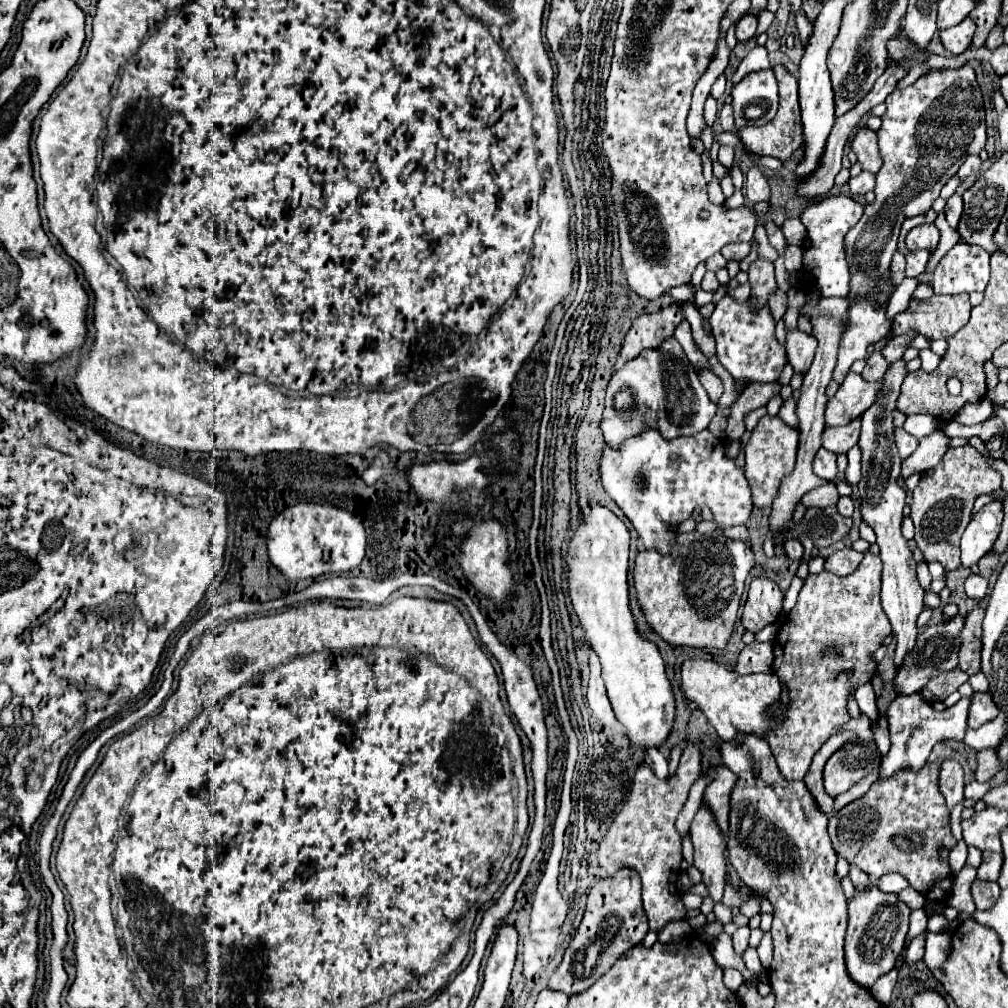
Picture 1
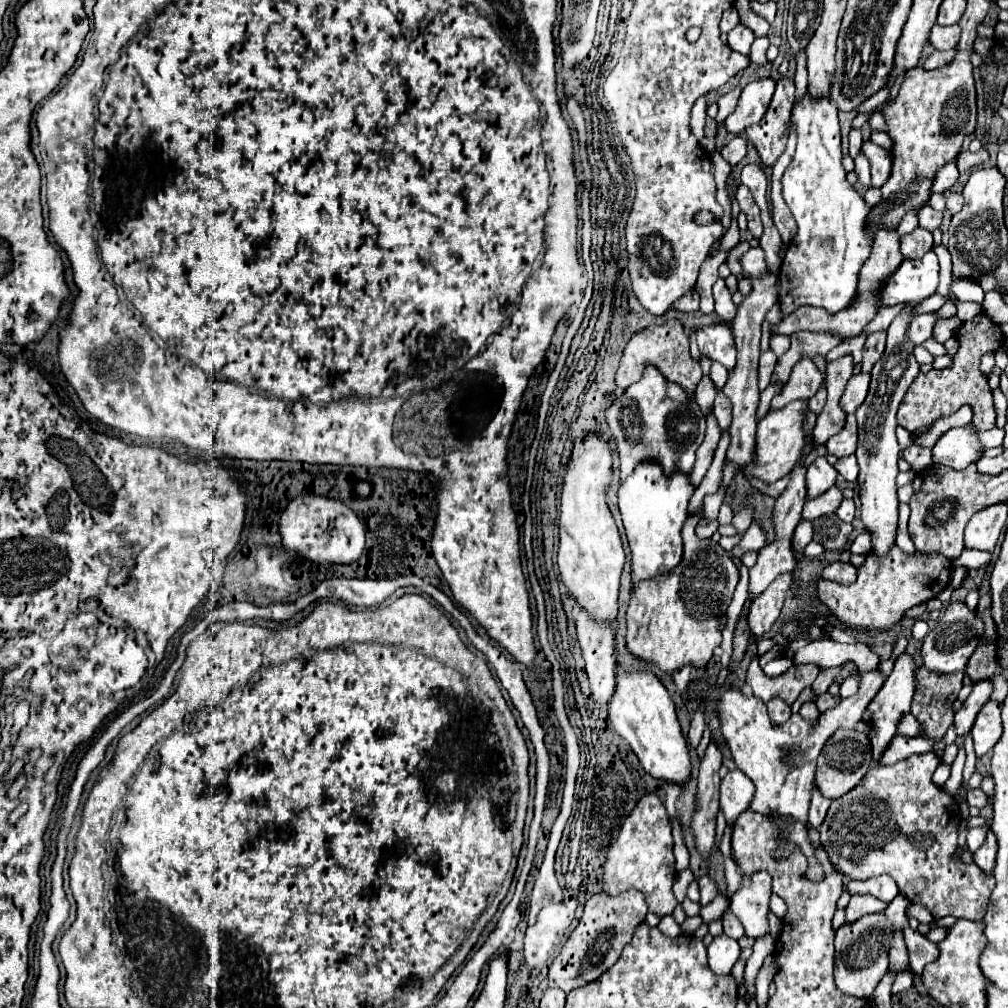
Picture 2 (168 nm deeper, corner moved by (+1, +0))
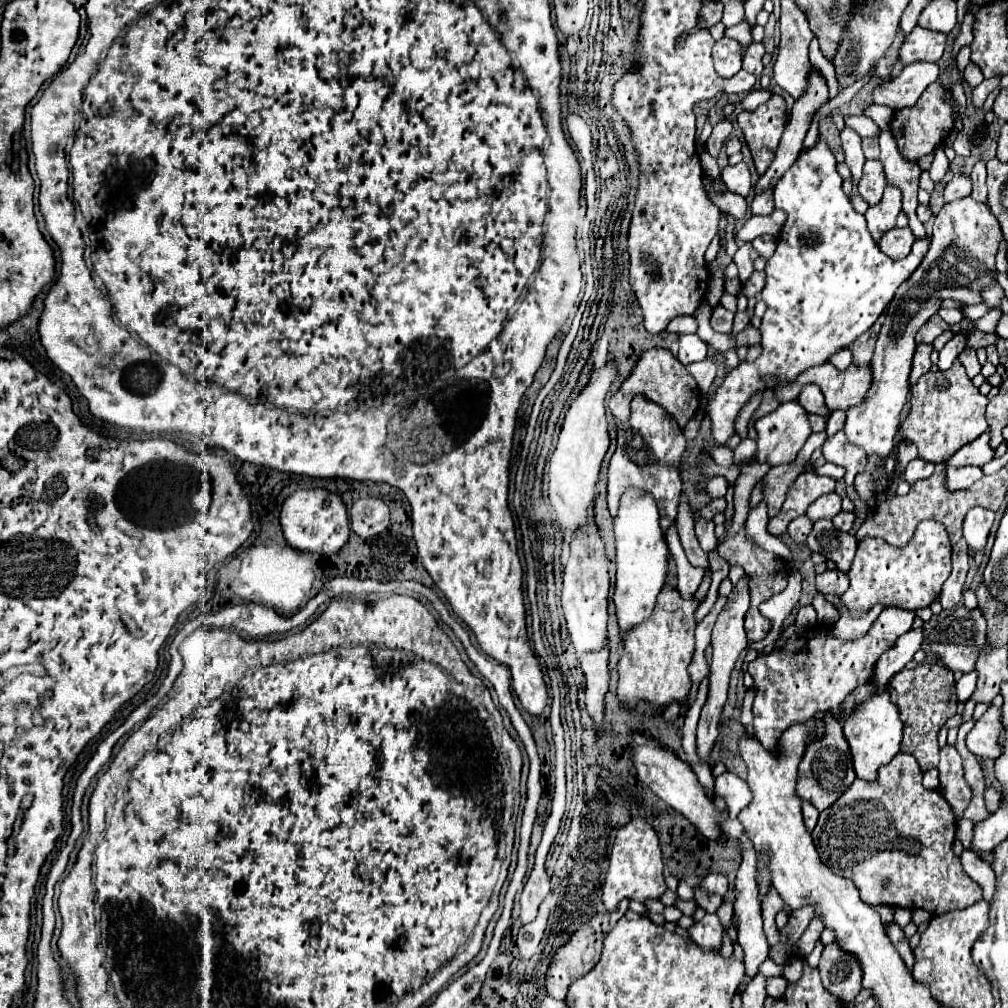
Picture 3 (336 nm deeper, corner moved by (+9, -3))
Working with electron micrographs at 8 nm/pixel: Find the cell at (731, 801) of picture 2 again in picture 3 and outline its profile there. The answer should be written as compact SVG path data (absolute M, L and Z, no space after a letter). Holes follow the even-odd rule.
M724 772L724 774L716 776L716 794L724 798L730 818L738 818L738 814L752 800L752 792L750 792L748 784L742 778L734 776L732 772Z

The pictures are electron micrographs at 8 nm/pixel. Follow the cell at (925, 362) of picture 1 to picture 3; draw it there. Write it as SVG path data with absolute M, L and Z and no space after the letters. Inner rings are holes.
M956 334L942 350L940 350L940 360L938 360L938 370L948 370L952 362L960 356L960 352L966 348L966 336Z

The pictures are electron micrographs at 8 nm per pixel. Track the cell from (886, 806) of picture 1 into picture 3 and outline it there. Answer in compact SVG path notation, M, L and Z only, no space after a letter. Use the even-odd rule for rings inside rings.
M900 752L898 756L892 758L890 764L882 766L882 770L878 770L878 778L874 782L862 782L860 778L856 778L854 786L850 786L850 790L846 790L846 794L842 794L842 798L838 798L838 802L834 802L834 806L830 806L830 810L824 810L820 812L820 818L818 818L818 824L816 828L812 830L812 838L814 838L814 844L816 844L816 850L822 858L822 862L834 870L834 874L842 876L842 878L848 878L856 884L856 888L860 890L860 898L872 906L880 904L880 902L886 902L886 904L892 904L892 906L900 906L900 908L924 908L928 910L932 916L940 916L940 914L946 914L946 912L954 912L954 910L964 910L968 906L972 906L974 902L982 900L982 886L978 886L978 882L974 882L964 870L962 870L962 864L960 864L960 858L954 856L952 852L952 842L954 842L954 832L956 832L956 818L954 818L954 812L950 810L950 804L946 802L946 798L938 792L938 790L926 790L922 786L922 770L916 762L914 756L910 754L904 754ZM884 880L888 880L890 884L884 886Z

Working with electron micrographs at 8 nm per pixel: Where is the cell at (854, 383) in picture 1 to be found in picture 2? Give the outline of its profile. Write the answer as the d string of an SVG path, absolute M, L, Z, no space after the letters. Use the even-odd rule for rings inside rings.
M858 373L858 375L852 375L848 385L846 385L846 391L840 399L842 403L842 409L846 413L854 413L866 399L868 395L868 385L870 385L870 375L868 373Z

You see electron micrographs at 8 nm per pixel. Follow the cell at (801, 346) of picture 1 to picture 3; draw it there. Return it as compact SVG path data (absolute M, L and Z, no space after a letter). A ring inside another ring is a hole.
M806 384L802 388L802 392L798 394L798 402L810 414L820 414L820 416L828 416L830 414L830 410L824 404L822 390L818 390L818 386L814 386L814 384Z

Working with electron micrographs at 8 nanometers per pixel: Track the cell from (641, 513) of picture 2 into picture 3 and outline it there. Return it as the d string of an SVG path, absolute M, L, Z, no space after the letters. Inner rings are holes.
M626 490L620 498L618 514L614 516L614 536L616 536L616 616L622 634L644 622L656 604L656 596L666 582L670 550L660 528L660 510L650 494L644 490Z

